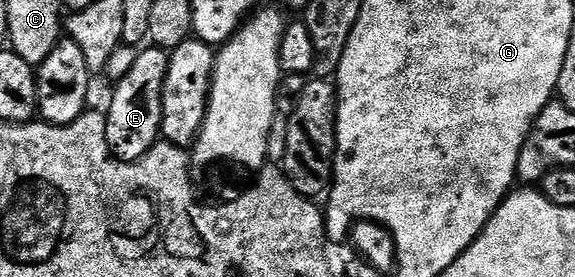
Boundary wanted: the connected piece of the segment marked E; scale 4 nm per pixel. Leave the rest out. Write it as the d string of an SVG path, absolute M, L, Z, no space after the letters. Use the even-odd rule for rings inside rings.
M142 48L131 71L113 86L113 98L105 113L107 147L121 161L138 161L147 156L161 137L163 119L163 83L167 79L170 50Z

